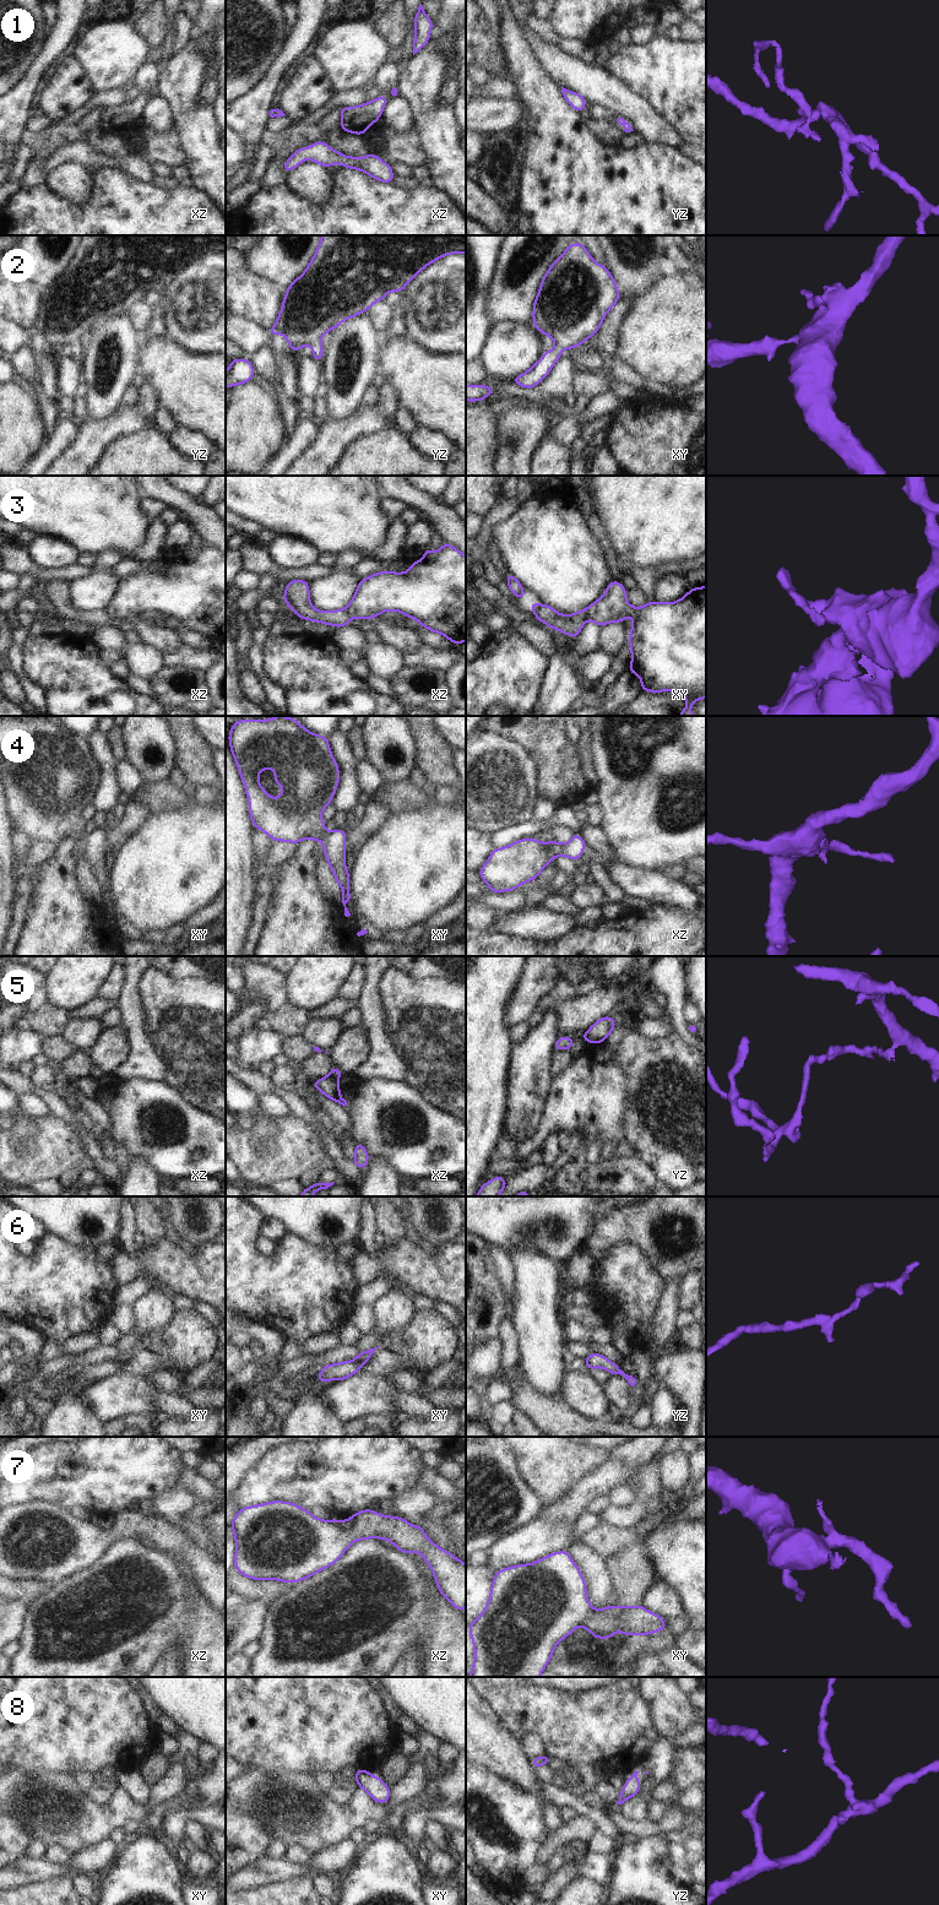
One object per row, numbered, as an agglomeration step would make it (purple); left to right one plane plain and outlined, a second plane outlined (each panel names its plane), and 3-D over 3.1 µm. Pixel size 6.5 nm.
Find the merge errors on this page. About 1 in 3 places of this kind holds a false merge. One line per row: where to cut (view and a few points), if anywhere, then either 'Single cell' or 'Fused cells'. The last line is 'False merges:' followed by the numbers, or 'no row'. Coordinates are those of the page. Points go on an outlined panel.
1: No split. Single cell
2: No split. Single cell
3: Split along xy (585, 609), (586, 619). Fused cells
4: No split. Single cell
5: Split along xz (329, 1075), (336, 1080). Fused cells
6: Split along xy (354, 1360), (361, 1366). Fused cells
7: No split. Single cell
8: No split. Single cell
False merges: 3, 5, 6

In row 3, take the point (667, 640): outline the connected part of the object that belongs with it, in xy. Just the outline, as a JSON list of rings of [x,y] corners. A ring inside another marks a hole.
[[[613,580],[607,585],[607,592],[586,608],[586,620],[593,620],[599,628],[610,622],[623,624],[628,615],[634,617],[628,672],[641,678],[641,691],[666,690],[684,695],[686,706],[679,716],[693,716],[693,704],[706,699],[706,586],[690,588],[677,602],[646,602],[644,607],[635,608],[626,602],[626,588]]]

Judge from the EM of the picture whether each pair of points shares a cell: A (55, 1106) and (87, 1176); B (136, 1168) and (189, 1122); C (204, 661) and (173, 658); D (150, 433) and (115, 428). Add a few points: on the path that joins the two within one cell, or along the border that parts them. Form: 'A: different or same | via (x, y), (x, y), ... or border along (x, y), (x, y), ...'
A: different | border along (93, 1167), (101, 1174)
B: different | border along (129, 1155), (136, 1155), (145, 1161), (164, 1181)
C: same | via (196, 658), (180, 658)
D: different | border along (148, 424), (136, 432), (120, 434), (110, 441)

